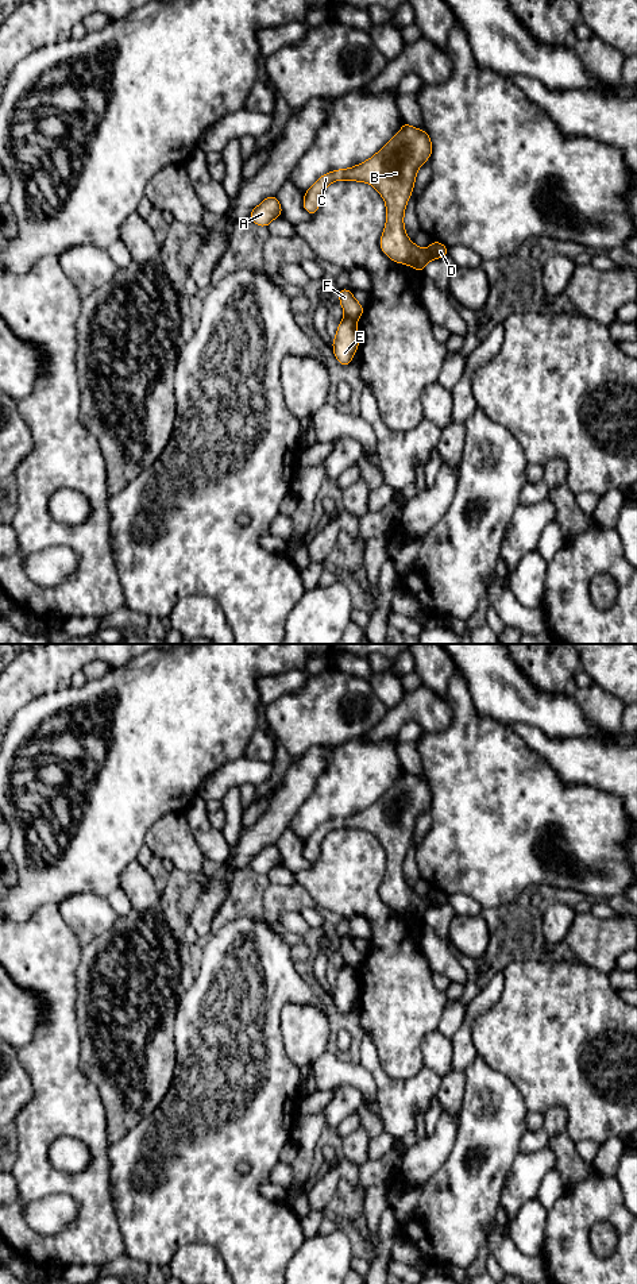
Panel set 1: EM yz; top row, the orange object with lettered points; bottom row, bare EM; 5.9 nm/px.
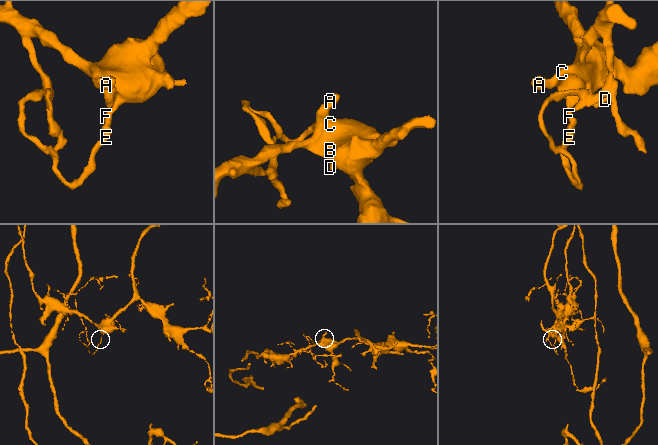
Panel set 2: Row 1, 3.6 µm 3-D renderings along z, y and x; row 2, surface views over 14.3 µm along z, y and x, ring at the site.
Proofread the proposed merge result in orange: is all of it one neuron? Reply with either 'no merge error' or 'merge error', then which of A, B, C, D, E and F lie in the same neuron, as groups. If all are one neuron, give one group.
merge error | A B C D F / E

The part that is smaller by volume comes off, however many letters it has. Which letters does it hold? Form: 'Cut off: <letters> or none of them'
Cut off: E

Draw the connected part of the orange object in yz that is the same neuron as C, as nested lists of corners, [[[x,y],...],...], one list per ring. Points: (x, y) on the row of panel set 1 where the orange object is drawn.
[[[402,123],[399,132],[391,138],[375,155],[370,159],[350,167],[337,169],[323,174],[305,193],[304,209],[313,216],[320,208],[320,198],[324,190],[333,181],[359,181],[372,185],[386,203],[386,225],[379,240],[381,250],[393,261],[402,265],[410,265],[414,270],[424,273],[424,267],[429,261],[448,255],[448,247],[433,239],[432,244],[422,250],[416,246],[406,235],[404,227],[405,207],[413,192],[417,170],[432,155],[432,142],[424,130],[417,130],[408,123]]]

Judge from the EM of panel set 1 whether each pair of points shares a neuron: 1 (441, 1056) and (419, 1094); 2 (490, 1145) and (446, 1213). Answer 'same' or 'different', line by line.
1: different
2: same

